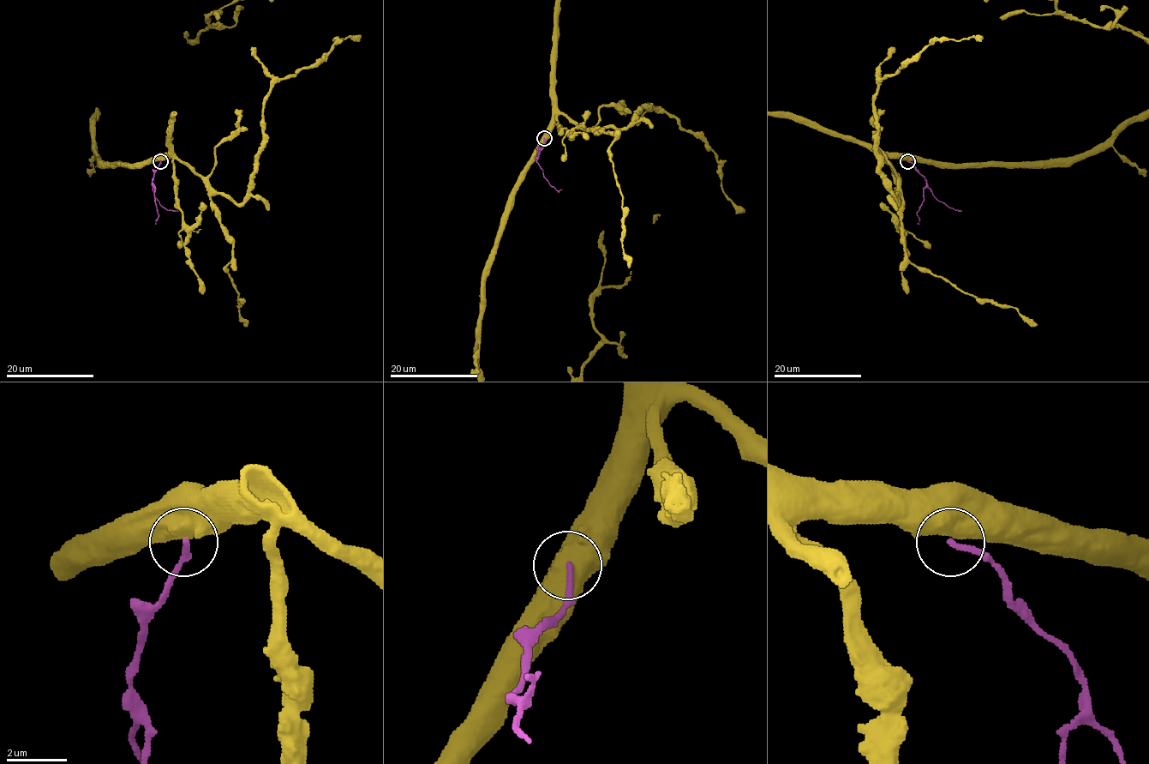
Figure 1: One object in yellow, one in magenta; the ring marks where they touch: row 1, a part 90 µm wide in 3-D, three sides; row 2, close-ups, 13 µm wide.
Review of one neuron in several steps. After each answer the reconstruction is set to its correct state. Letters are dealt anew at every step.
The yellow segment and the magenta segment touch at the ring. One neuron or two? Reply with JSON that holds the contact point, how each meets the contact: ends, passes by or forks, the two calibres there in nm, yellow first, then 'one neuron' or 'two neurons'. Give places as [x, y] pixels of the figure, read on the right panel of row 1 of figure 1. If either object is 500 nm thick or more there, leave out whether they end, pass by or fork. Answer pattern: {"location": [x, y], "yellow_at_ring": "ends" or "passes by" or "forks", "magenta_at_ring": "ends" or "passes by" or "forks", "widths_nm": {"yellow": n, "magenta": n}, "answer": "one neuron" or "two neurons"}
{"location": [907, 161], "widths_nm": {"yellow": 750, "magenta": 180}, "answer": "two neurons"}

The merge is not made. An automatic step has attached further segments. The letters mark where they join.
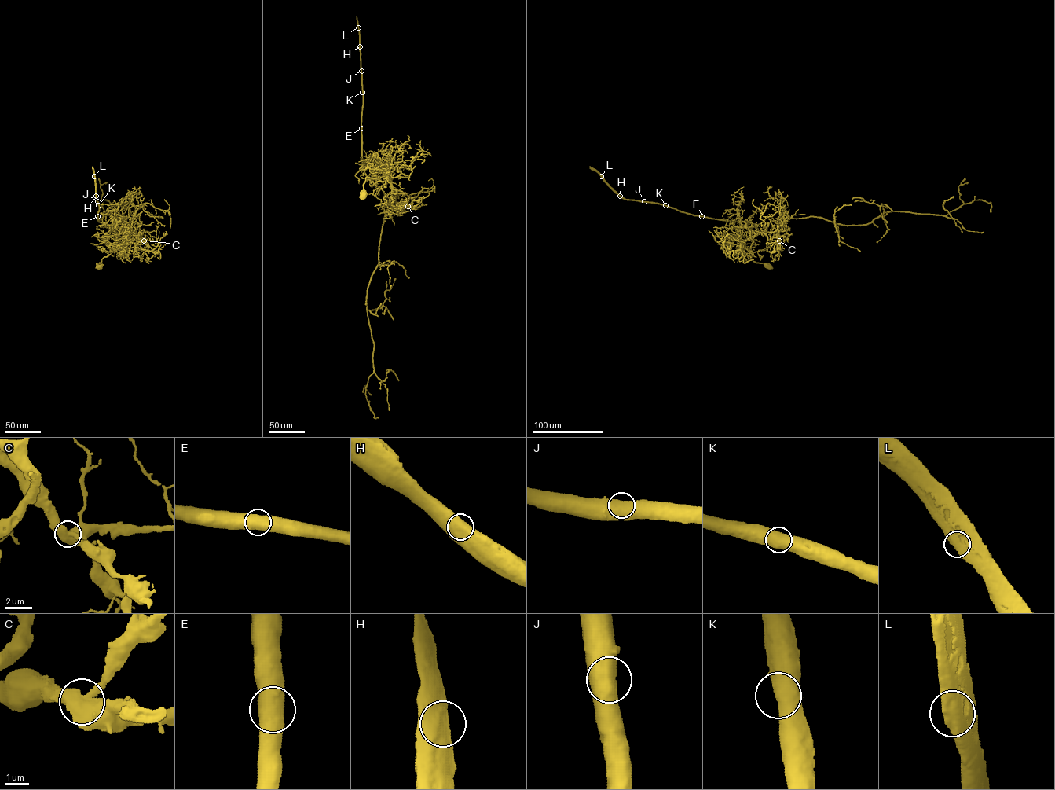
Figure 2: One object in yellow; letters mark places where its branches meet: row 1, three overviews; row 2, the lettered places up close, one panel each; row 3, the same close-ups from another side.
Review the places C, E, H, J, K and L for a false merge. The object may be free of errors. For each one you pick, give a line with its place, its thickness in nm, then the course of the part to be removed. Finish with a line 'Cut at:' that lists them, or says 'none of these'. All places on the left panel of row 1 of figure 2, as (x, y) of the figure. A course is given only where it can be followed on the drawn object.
Cut at: none of these

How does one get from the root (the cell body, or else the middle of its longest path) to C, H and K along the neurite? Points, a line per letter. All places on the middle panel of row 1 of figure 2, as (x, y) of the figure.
C: (363, 196), (363, 183), (367, 177), (385, 177), (390, 179), (390, 203), (395, 207), (401, 204), (408, 206)
H: (363, 196), (367, 177), (390, 179), (391, 188), (385, 194), (368, 178), (363, 165), (360, 46)
K: (363, 196), (367, 177), (390, 179), (391, 188), (385, 194), (368, 178), (364, 169), (362, 92)

